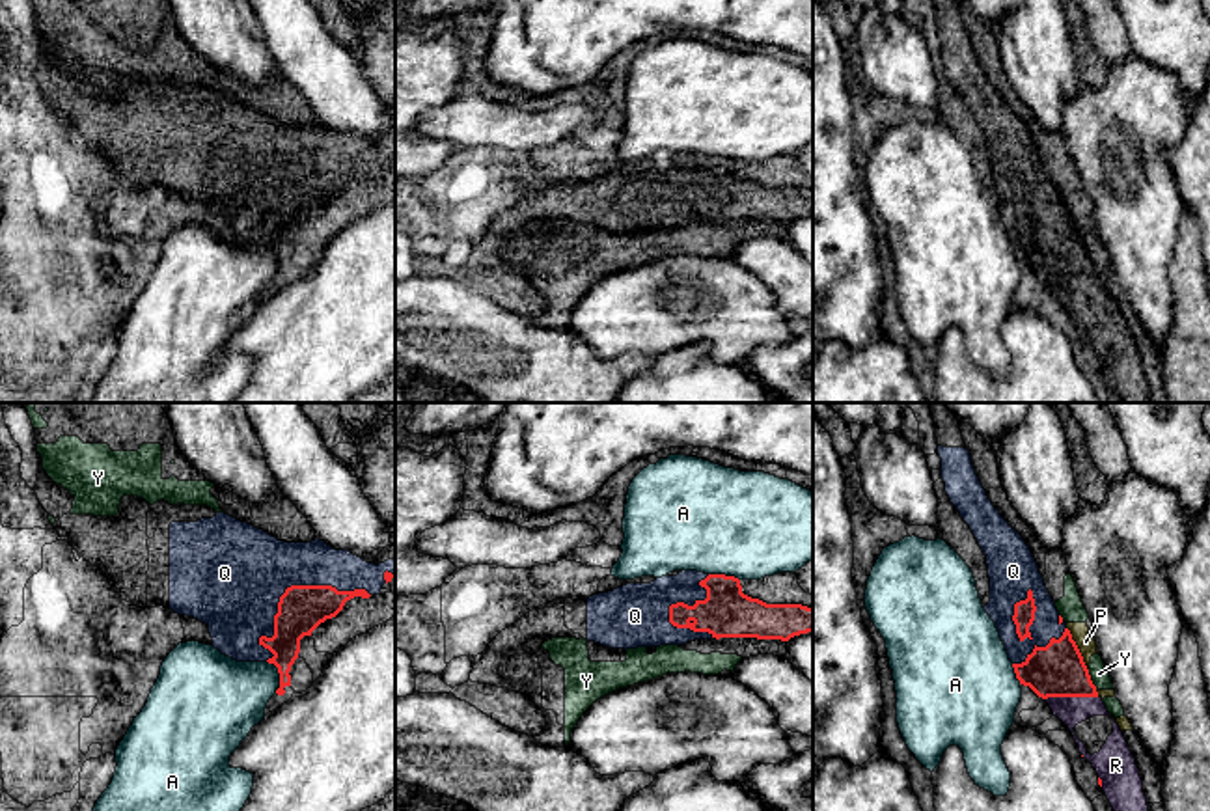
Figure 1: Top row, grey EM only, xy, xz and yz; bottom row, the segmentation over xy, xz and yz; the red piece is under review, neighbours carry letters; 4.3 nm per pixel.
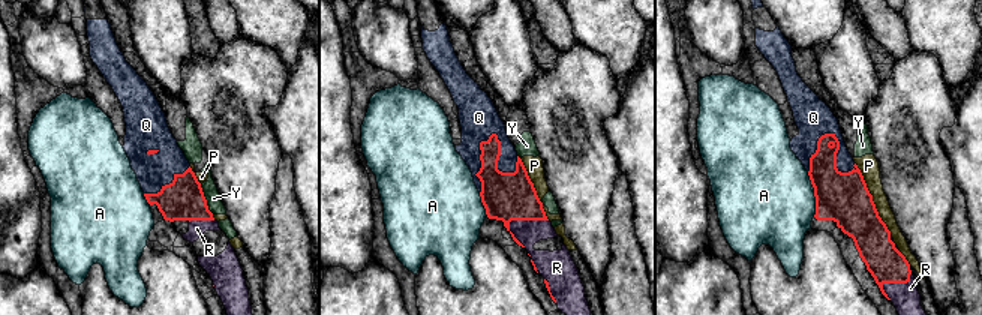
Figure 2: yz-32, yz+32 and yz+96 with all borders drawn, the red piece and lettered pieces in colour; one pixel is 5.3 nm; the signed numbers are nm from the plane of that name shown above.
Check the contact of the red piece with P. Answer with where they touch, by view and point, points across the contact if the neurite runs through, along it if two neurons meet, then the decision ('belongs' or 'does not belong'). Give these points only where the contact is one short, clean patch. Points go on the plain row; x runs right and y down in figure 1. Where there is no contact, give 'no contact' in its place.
contact yz (1078, 232); does not belong

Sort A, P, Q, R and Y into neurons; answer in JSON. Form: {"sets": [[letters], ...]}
{"sets": [["A"], ["P", "Y"], ["Q", "R"]]}

